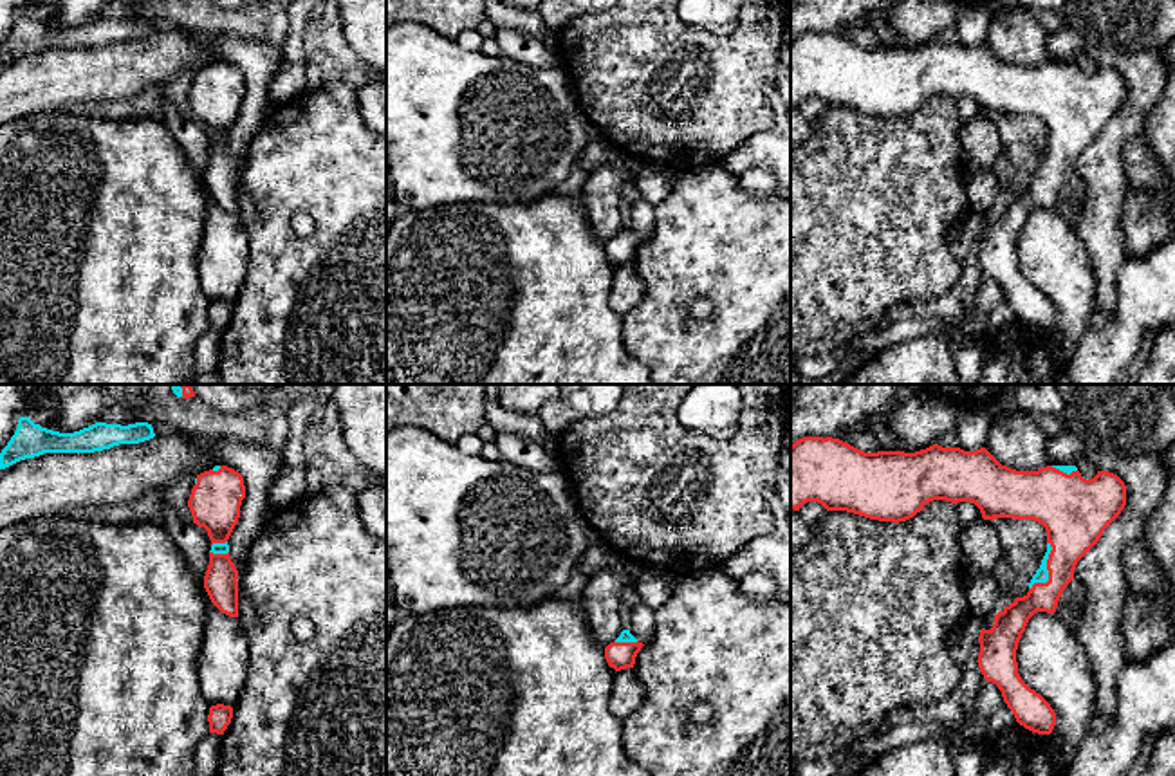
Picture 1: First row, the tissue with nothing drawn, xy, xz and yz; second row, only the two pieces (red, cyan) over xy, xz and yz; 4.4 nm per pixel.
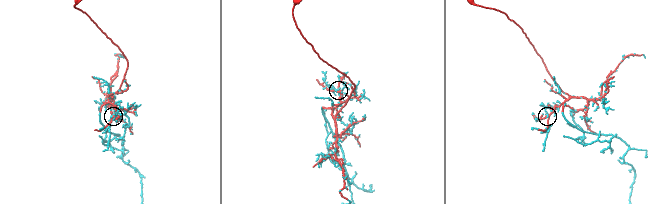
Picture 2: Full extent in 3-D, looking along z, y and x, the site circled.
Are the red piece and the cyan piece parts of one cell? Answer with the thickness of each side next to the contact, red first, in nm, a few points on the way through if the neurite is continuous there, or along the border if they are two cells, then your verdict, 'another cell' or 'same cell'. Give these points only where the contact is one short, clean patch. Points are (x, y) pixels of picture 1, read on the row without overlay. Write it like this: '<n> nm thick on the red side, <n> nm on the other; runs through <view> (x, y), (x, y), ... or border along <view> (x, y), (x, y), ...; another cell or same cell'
280 nm thick on the red side, 60 nm on the other; same cell

